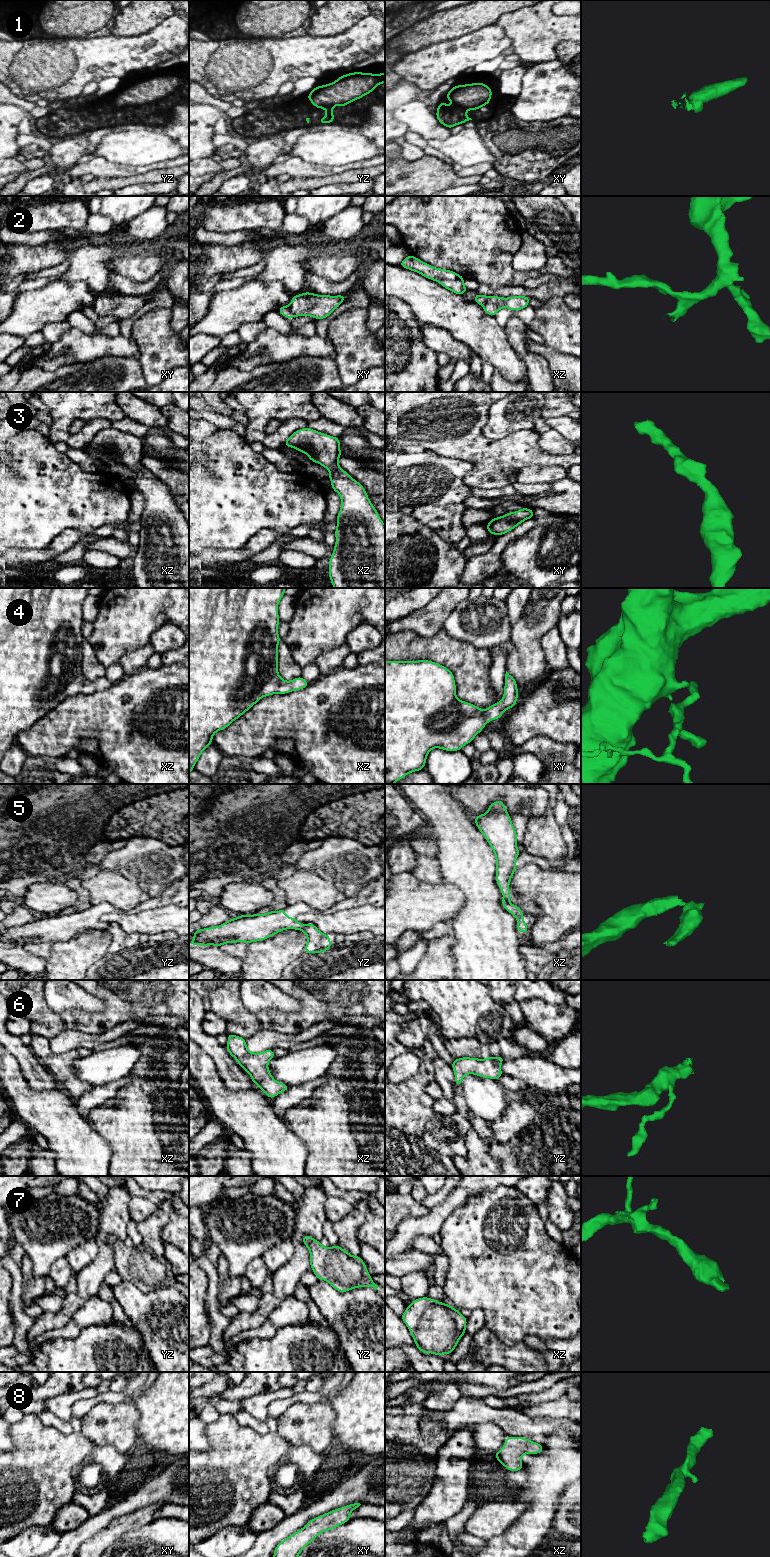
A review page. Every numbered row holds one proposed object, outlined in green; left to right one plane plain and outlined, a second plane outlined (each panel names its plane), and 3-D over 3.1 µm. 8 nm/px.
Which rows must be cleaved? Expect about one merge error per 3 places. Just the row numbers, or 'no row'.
2, 5

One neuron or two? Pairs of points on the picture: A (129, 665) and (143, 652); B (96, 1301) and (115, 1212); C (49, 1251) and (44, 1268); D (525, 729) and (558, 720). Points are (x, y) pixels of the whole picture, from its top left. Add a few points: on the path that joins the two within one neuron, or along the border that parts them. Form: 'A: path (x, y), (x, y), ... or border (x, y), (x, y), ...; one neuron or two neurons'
A: path (132, 663), (140, 655); one neuron
B: border (97, 1294), (90, 1297), (78, 1309); two neurons
C: path (45, 1255), (44, 1264); one neuron
D: path (533, 721), (550, 720); one neuron

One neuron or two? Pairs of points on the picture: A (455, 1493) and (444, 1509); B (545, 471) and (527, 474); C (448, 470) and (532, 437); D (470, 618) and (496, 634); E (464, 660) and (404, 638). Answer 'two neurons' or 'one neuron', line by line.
A: one neuron
B: one neuron
C: two neurons
D: one neuron
E: one neuron

